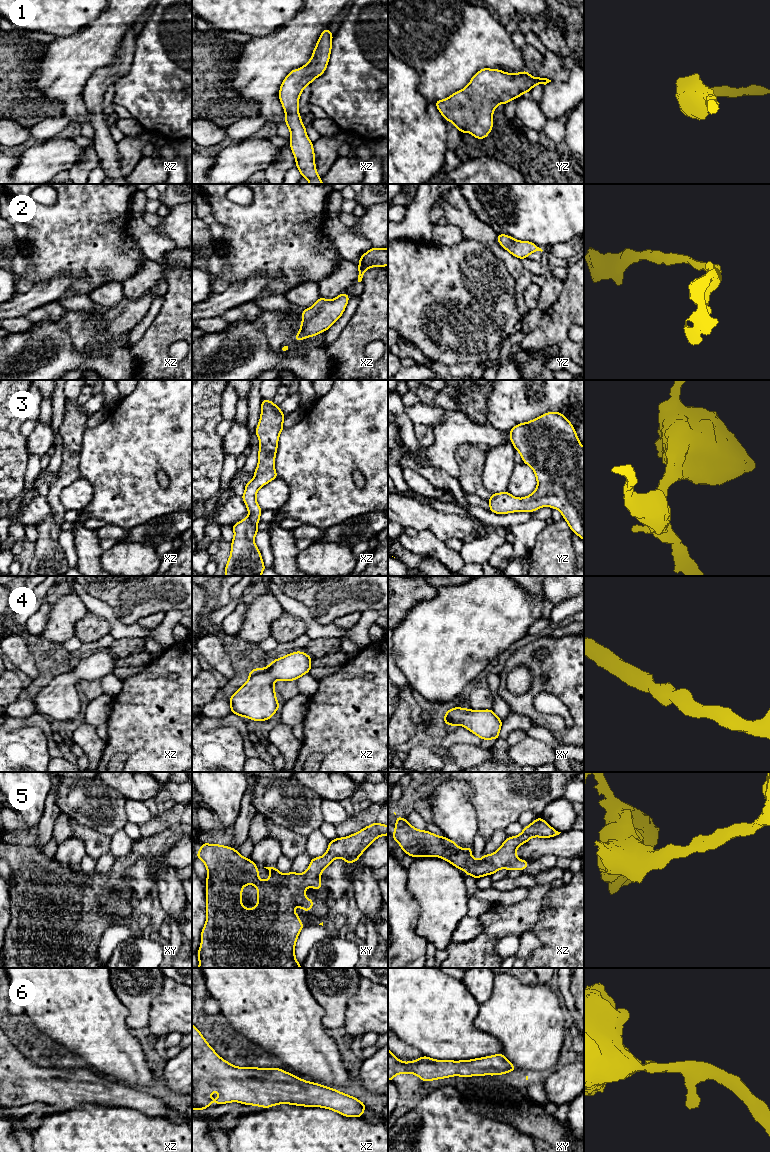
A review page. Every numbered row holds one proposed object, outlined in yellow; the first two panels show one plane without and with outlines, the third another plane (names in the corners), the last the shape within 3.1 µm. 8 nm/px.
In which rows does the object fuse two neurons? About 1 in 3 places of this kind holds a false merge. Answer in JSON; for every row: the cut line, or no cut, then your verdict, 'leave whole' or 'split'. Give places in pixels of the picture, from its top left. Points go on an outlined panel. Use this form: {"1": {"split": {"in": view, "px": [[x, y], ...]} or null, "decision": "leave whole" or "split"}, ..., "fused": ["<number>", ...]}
{"1": {"split": null, "decision": "leave whole"}, "2": {"split": null, "decision": "leave whole"}, "3": {"split": null, "decision": "leave whole"}, "4": {"split": null, "decision": "leave whole"}, "5": {"split": null, "decision": "leave whole"}, "6": {"split": null, "decision": "leave whole"}, "fused": []}

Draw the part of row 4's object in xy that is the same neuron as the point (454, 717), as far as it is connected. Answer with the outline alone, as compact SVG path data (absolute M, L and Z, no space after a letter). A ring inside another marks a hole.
M457 706L445 712L443 723L452 727L462 725L482 740L500 739L503 724L492 709L474 711Z

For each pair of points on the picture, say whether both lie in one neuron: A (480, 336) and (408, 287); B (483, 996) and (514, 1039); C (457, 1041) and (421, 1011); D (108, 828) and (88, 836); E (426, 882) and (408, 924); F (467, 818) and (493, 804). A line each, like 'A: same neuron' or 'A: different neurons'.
A: same neuron
B: different neurons
C: same neuron
D: different neurons
E: different neurons
F: different neurons

